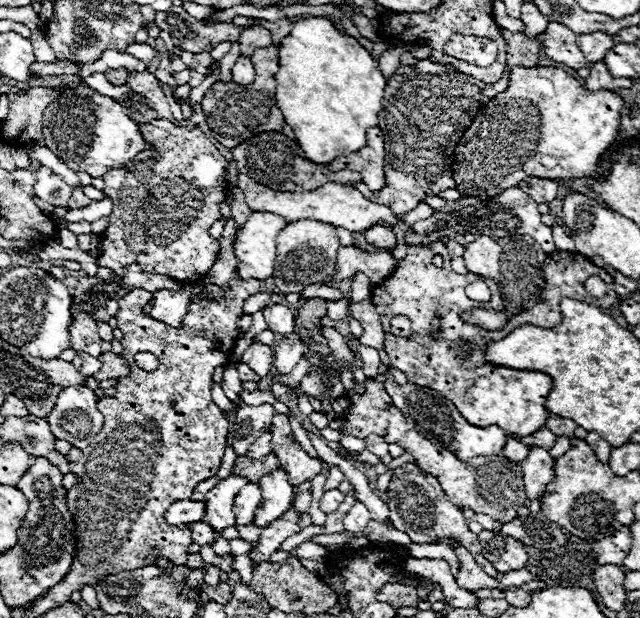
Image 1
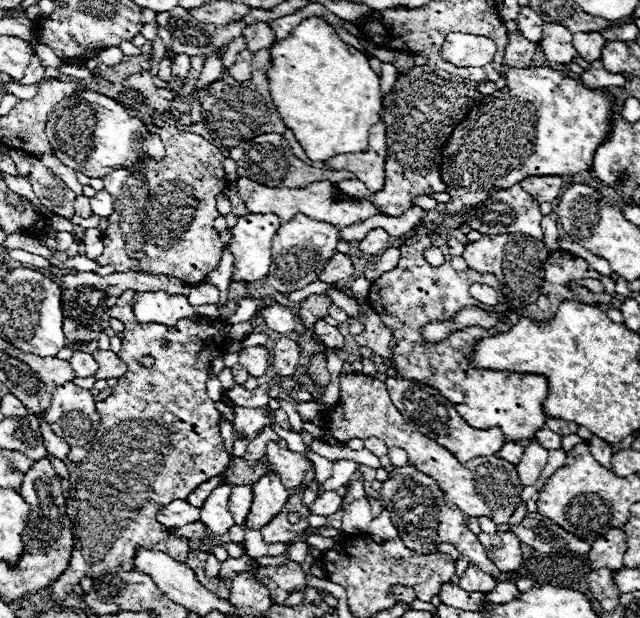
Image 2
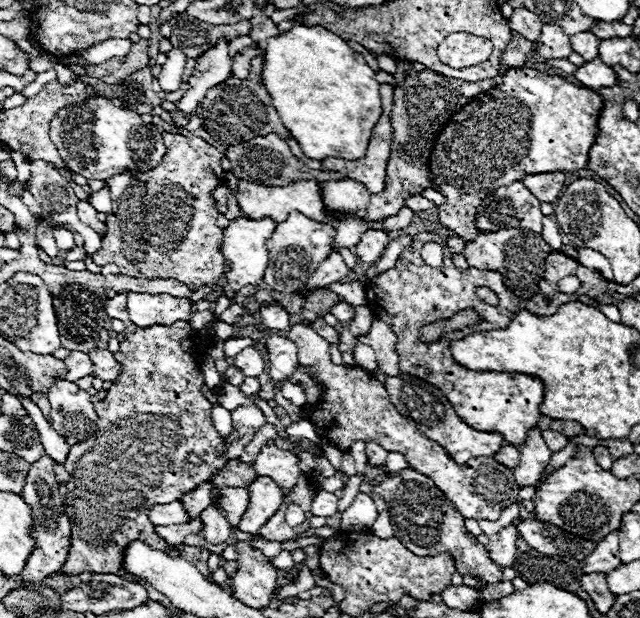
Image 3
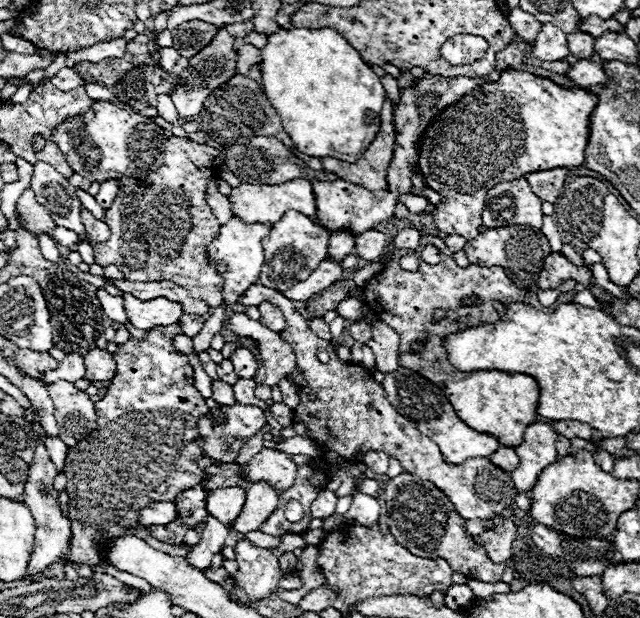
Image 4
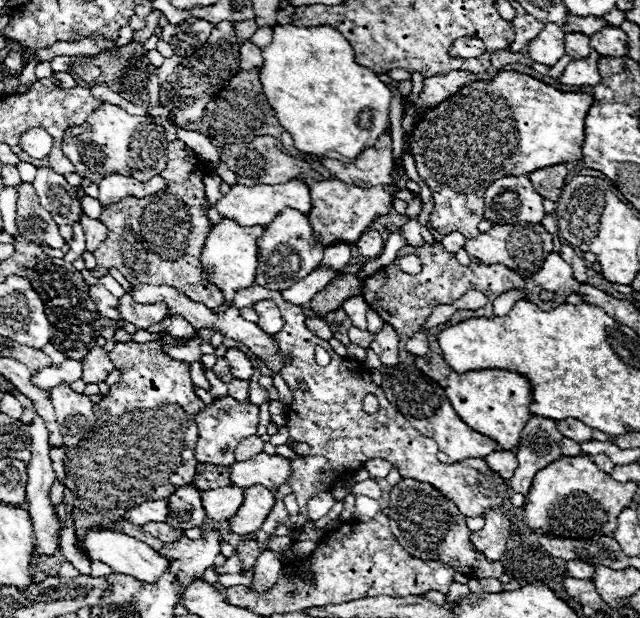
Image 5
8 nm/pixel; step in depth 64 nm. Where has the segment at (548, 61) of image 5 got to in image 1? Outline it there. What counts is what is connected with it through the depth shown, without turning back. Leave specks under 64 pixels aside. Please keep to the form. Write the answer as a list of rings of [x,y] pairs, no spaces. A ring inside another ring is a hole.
[[[550,22],[542,34],[542,46],[550,60],[562,62],[574,70],[588,66],[588,60],[576,44],[576,34],[562,22]]]

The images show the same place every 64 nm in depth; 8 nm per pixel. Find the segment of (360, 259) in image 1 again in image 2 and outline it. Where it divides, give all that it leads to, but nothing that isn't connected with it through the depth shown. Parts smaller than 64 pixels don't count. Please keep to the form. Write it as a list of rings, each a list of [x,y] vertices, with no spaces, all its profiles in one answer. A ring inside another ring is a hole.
[[[396,246],[388,248],[388,250],[382,252],[378,258],[374,258],[374,260],[370,262],[370,266],[364,268],[366,278],[368,278],[370,282],[376,282],[376,278],[380,278],[380,274],[384,274],[384,272],[396,268],[398,258],[400,258],[400,250],[398,250]],[[336,252],[330,262],[326,264],[326,268],[320,272],[320,282],[326,282],[326,284],[336,284],[344,278],[350,278],[354,274],[354,262],[350,256],[342,254],[342,252]]]

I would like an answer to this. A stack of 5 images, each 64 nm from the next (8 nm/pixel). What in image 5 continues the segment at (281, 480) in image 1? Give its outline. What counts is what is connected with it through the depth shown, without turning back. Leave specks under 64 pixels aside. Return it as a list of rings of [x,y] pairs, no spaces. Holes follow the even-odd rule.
[[[254,484],[244,488],[244,502],[240,510],[230,520],[230,530],[236,534],[252,534],[258,532],[262,522],[268,518],[274,508],[274,492],[262,484]]]

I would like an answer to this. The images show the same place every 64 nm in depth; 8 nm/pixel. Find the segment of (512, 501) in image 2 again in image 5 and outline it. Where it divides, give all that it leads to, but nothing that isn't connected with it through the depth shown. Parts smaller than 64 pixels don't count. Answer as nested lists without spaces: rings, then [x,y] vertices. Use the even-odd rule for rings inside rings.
[[[248,286],[248,290],[240,290],[235,294],[233,305],[240,309],[252,307],[261,300],[274,300],[280,313],[285,318],[284,328],[276,333],[278,346],[284,354],[290,354],[294,360],[282,370],[282,378],[294,392],[294,404],[288,406],[288,430],[290,430],[290,442],[308,442],[312,446],[312,452],[308,456],[300,456],[298,460],[292,460],[292,478],[288,484],[280,486],[276,490],[276,506],[272,508],[272,514],[264,520],[264,532],[272,534],[276,526],[286,524],[290,528],[302,528],[310,518],[306,512],[308,500],[312,494],[330,490],[332,484],[340,476],[348,476],[350,472],[356,472],[364,466],[368,458],[384,458],[390,464],[394,464],[402,478],[414,478],[418,482],[430,482],[436,490],[440,490],[448,500],[452,500],[458,510],[464,516],[484,516],[484,512],[492,506],[502,506],[514,490],[504,482],[492,468],[484,462],[484,458],[468,458],[464,462],[454,464],[442,464],[436,454],[438,446],[432,438],[422,436],[396,408],[386,400],[384,390],[372,382],[372,372],[366,364],[354,360],[354,358],[340,358],[326,340],[314,336],[306,328],[306,318],[302,314],[300,306],[294,306],[290,302],[284,302],[282,294],[278,290],[268,290],[264,286]],[[324,346],[330,350],[332,362],[328,366],[318,366],[314,360],[314,348]],[[298,378],[308,382],[308,392],[302,392],[298,388]],[[366,394],[374,394],[380,402],[380,410],[376,414],[368,414],[362,410],[362,402]],[[288,494],[294,494],[300,504],[298,516],[288,516],[284,508],[284,498]]]

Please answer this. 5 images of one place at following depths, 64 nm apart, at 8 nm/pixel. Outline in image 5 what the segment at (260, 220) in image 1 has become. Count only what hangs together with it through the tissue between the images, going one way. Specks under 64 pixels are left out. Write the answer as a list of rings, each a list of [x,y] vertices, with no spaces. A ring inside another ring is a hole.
[[[222,220],[220,224],[214,224],[212,232],[206,238],[206,246],[202,250],[202,266],[204,276],[210,278],[226,298],[226,304],[230,306],[234,300],[234,294],[242,288],[248,288],[256,280],[256,266],[258,266],[258,246],[256,240],[260,234],[264,234],[264,226],[240,226],[236,222]]]

